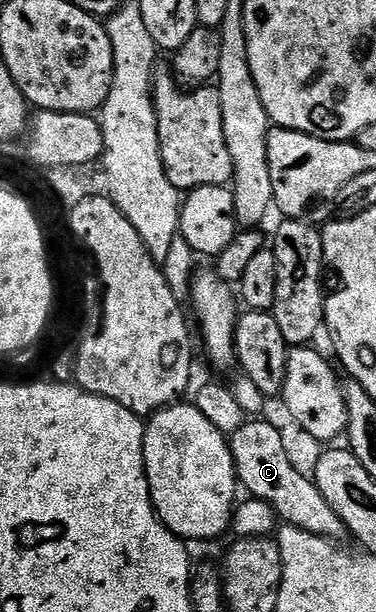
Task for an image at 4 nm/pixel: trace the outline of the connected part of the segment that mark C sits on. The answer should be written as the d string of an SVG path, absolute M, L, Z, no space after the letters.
M261 418L247 419L236 432L229 437L230 453L234 459L234 469L238 471L238 482L243 489L246 488L258 500L267 500L273 511L279 517L283 516L285 523L295 528L304 528L309 532L314 532L317 536L326 536L329 540L335 542L341 541L347 535L344 522L340 518L340 514L336 514L336 510L332 510L332 506L328 506L328 498L324 498L324 494L320 494L320 490L315 486L313 479L304 474L300 474L296 467L292 466L292 461L288 458L288 453L284 450L283 439L276 427L270 426L266 420Z

